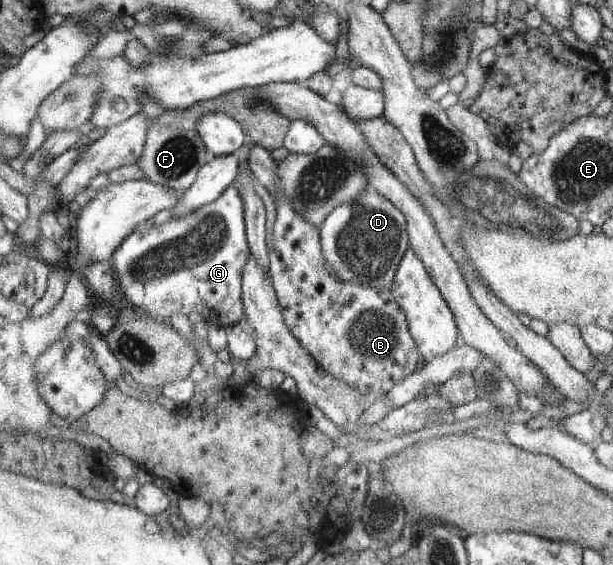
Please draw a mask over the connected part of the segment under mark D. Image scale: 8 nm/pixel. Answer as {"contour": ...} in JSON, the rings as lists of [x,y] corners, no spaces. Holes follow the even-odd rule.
{"contour":[[[366,191],[360,203],[337,207],[321,225],[322,253],[330,271],[339,279],[354,285],[392,287],[397,267],[410,247],[407,217],[378,191]],[[398,241],[398,255],[396,255]],[[394,265],[394,267],[392,267]]]}

